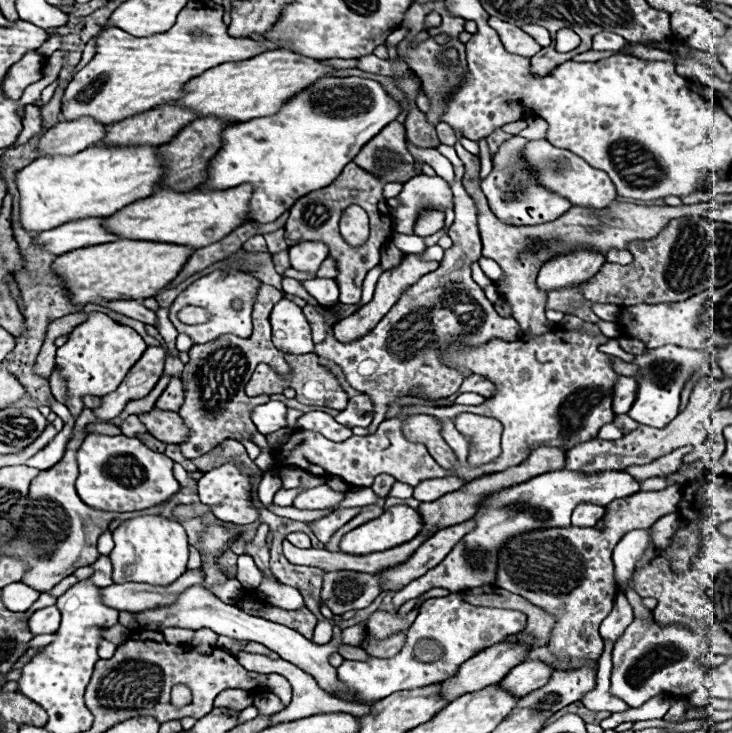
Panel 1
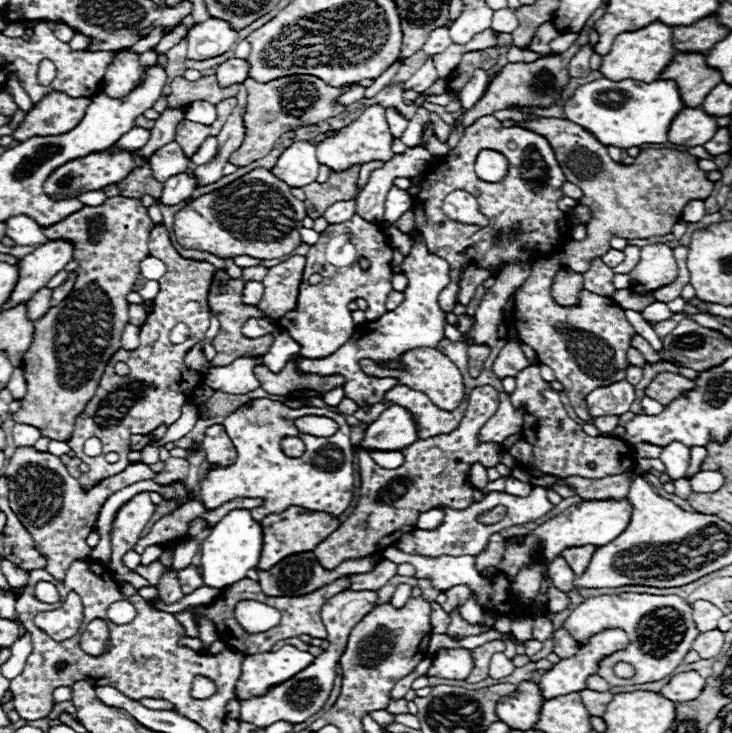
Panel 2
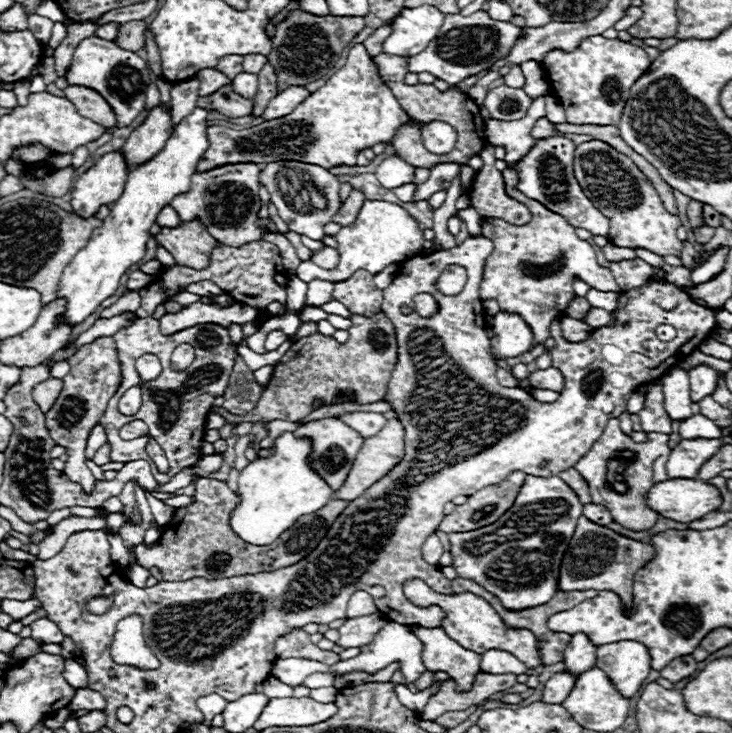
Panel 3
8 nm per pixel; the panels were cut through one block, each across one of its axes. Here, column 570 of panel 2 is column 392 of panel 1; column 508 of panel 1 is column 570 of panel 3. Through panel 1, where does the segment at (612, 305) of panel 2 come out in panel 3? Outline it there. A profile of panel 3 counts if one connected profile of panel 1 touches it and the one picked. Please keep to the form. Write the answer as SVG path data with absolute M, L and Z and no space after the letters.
M562 318L560 326L562 326L562 336L568 338L570 342L580 342L592 332L588 324L584 324L582 320L574 320L574 318Z

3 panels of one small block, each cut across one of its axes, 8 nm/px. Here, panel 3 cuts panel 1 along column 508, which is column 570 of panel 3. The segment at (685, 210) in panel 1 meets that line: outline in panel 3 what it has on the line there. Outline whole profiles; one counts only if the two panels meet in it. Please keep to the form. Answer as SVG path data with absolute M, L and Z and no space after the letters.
M508 168L502 170L502 176L504 176L506 194L510 198L526 204L526 208L532 212L532 218L524 226L512 226L504 220L498 220L498 218L482 218L480 220L482 234L486 238L490 238L492 244L494 244L494 250L488 256L486 266L484 266L484 276L482 276L482 282L480 282L480 298L482 300L494 298L494 300L498 300L502 310L516 310L516 314L520 314L528 322L528 326L532 326L534 344L542 344L550 336L552 320L566 316L566 308L576 298L574 288L572 288L576 278L586 282L590 288L596 288L596 290L602 290L602 292L616 292L616 280L614 280L614 276L608 268L598 266L594 246L586 240L580 240L574 232L574 226L570 226L566 222L566 218L562 218L560 214L552 214L550 210L540 206L540 202L532 202L530 198L524 198L524 194L518 194L518 190L514 190L516 174L512 174L512 170L508 170Z

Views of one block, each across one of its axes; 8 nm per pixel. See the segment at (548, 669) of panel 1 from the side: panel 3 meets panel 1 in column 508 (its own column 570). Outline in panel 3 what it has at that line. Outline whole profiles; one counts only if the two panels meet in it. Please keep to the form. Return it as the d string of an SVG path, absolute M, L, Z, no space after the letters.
M568 670L554 674L546 684L544 684L544 694L542 694L542 702L548 704L562 704L564 698L568 698L568 694L572 692L572 686L576 684L576 674L570 674Z

